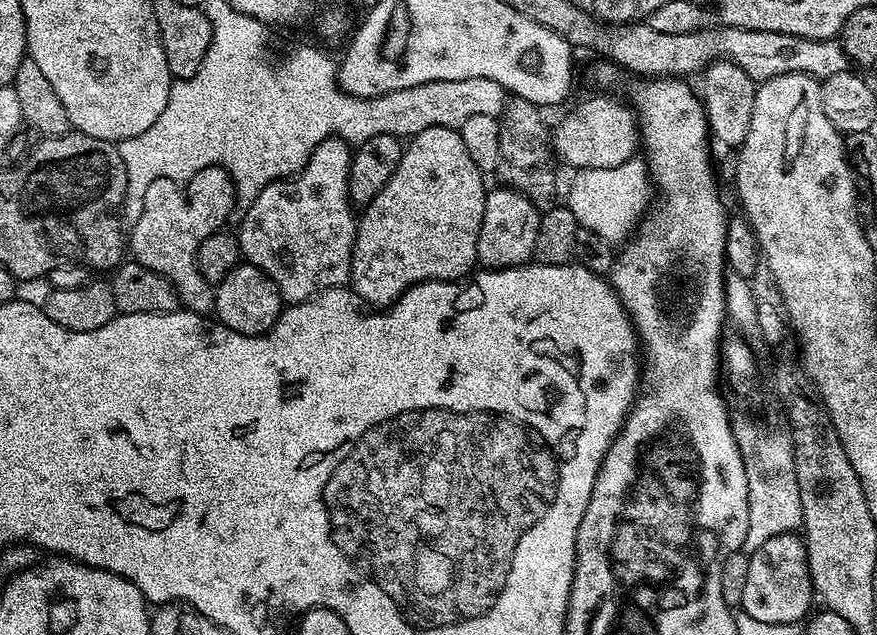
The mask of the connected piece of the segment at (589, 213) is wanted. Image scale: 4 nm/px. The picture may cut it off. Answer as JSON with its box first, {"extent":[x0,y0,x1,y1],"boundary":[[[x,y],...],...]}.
{"extent":[566,158,650,246],"boundary":[[[633,158],[613,168],[582,168],[575,175],[568,188],[566,206],[580,227],[598,234],[598,238],[613,246],[627,241],[650,208],[650,177],[645,161]]]}

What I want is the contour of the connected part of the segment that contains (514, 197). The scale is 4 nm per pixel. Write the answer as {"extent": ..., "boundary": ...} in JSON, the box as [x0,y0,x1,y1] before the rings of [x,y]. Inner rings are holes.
{"extent":[476,186,541,269],"boundary":[[[497,186],[484,198],[482,226],[478,230],[478,250],[476,259],[485,269],[516,268],[533,259],[534,242],[538,238],[541,209],[523,193],[507,186]]]}

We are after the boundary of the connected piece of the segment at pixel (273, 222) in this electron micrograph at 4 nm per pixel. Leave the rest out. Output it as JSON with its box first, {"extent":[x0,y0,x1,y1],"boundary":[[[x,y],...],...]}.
{"extent":[238,138,358,304],"boundary":[[[339,138],[324,140],[310,154],[310,158],[306,162],[306,166],[302,171],[297,172],[295,176],[285,180],[275,180],[270,182],[262,190],[262,194],[258,194],[258,198],[254,198],[254,202],[249,208],[243,209],[244,217],[240,220],[240,232],[238,231],[238,239],[240,241],[240,255],[247,263],[252,264],[271,278],[278,286],[281,297],[288,304],[301,304],[302,301],[308,300],[312,296],[317,296],[319,292],[325,292],[331,288],[343,288],[351,281],[352,278],[352,247],[356,241],[356,226],[358,223],[357,213],[354,211],[352,199],[348,197],[348,179],[350,178],[350,166],[352,165],[353,149],[348,141]]]}

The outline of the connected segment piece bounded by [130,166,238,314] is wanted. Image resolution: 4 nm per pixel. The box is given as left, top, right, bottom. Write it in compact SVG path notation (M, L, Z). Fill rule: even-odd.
M213 166L194 174L190 179L179 184L174 180L155 180L144 195L142 214L130 228L130 256L133 261L158 274L162 274L176 287L176 295L180 297L181 305L187 311L208 314L216 307L216 289L205 280L204 275L196 266L196 252L210 238L210 234L221 231L232 212L237 207L236 187L228 172L219 166Z

